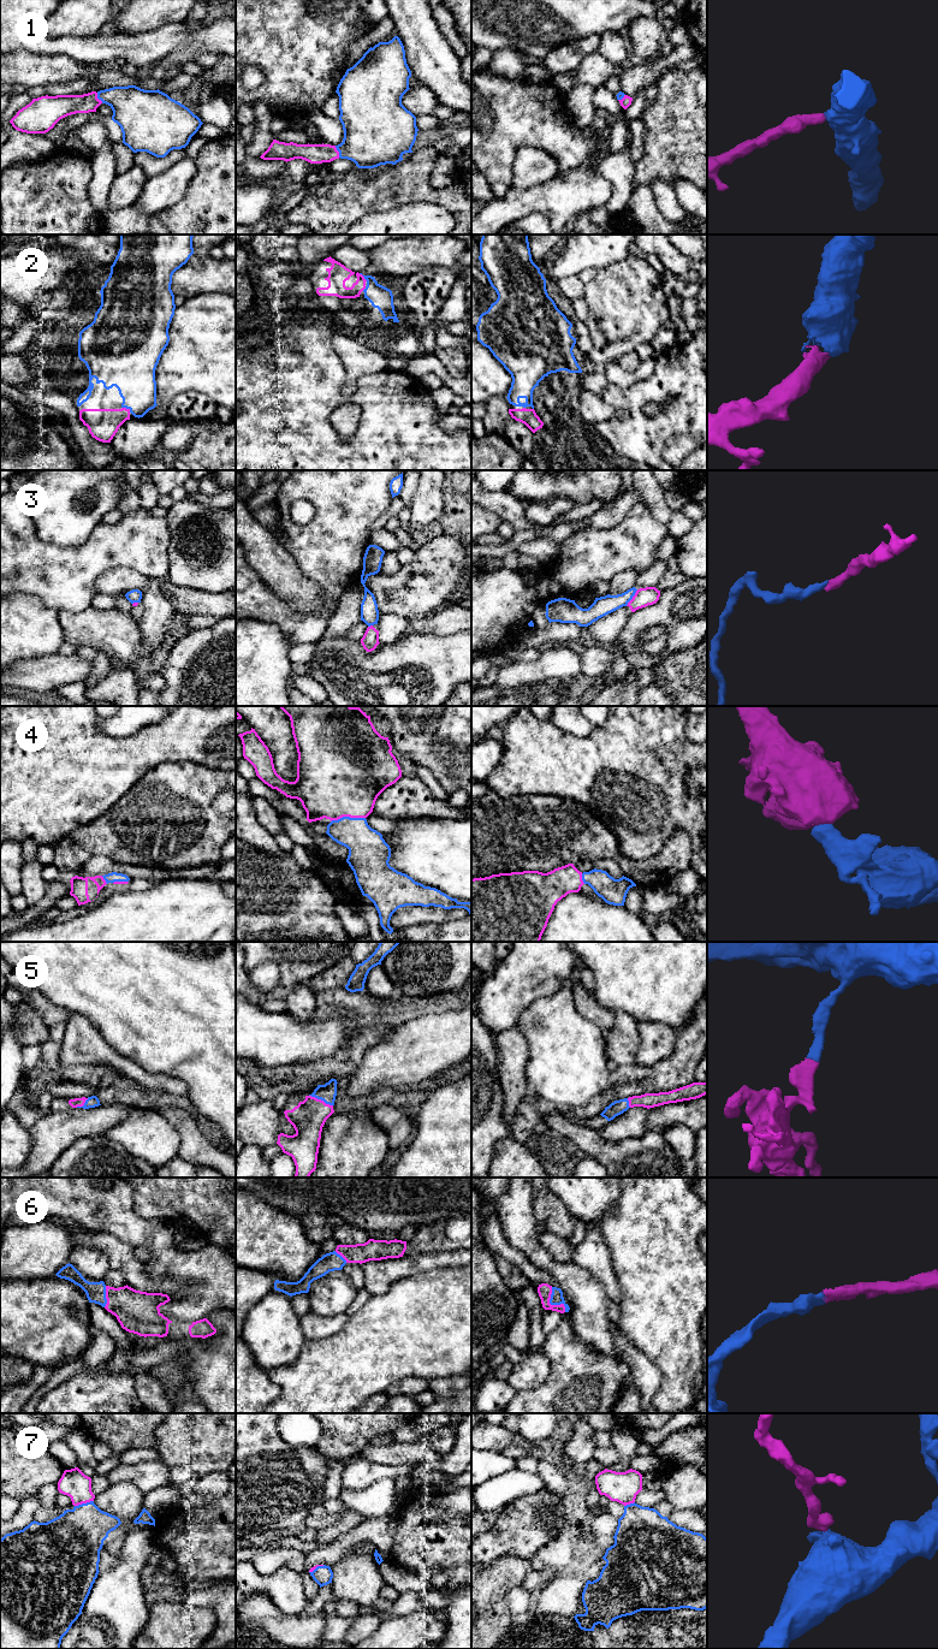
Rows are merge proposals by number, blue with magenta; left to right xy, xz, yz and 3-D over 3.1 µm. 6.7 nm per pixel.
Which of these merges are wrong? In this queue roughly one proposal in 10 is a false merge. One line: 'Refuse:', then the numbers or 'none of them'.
Refuse: 3

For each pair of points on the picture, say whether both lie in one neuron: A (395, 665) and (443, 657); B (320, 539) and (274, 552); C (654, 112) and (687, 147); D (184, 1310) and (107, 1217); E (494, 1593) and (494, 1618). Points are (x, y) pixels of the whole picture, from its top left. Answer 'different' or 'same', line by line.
A: same
B: different
C: same
D: same
E: same

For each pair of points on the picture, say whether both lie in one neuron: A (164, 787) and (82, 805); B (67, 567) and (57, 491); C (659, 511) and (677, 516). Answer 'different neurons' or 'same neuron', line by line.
A: different neurons
B: different neurons
C: different neurons

